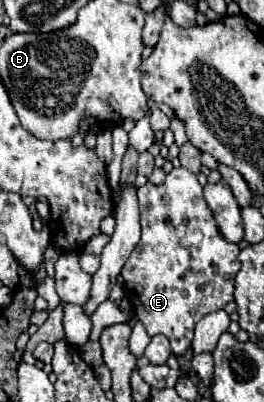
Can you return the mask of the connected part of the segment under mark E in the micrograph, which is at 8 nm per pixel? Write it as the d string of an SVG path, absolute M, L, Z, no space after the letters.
M174 168L170 174L166 174L166 180L160 186L152 186L150 182L144 184L142 188L138 188L138 200L142 210L142 240L138 242L138 246L134 248L134 252L122 268L124 288L126 294L136 300L130 304L136 318L146 326L146 332L150 336L164 334L170 340L174 356L182 356L192 342L196 322L202 316L224 308L226 302L234 300L234 276L240 270L240 248L236 244L226 242L220 236L214 216L202 196L202 186L196 180L196 176L186 168Z

